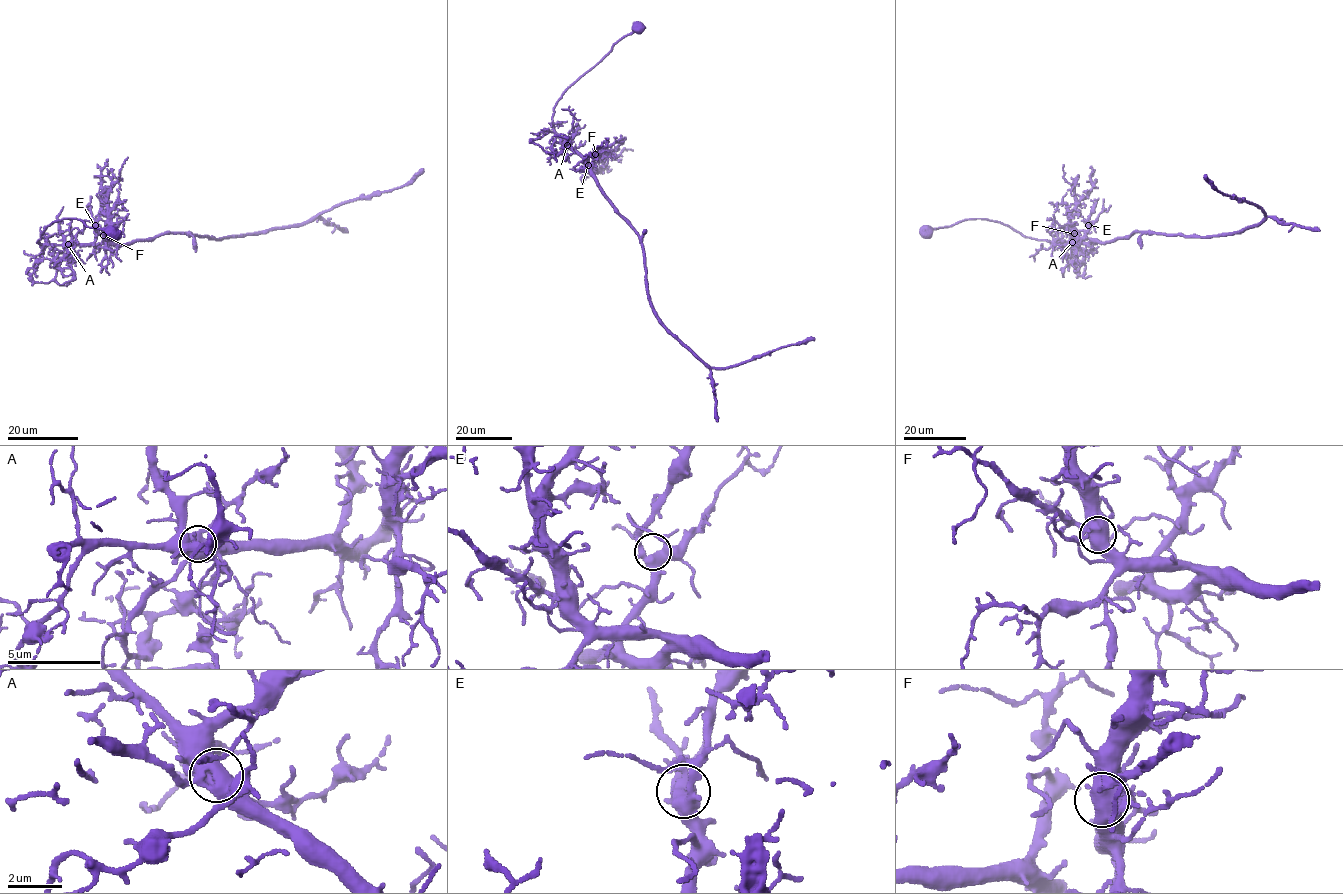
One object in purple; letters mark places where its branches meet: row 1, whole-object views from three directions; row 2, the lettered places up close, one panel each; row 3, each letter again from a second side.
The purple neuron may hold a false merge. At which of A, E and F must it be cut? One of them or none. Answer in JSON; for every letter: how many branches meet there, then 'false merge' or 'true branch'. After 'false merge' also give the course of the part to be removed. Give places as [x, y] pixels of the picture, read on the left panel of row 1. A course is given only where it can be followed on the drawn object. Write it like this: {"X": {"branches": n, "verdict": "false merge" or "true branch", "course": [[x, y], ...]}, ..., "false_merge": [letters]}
{"A": {"branches": 4, "verdict": "false merge", "course": [[68, 244], [72, 248], [61, 258], [56, 275], [49, 282], [36, 282], [32, 277], [33, 266], [40, 261]]}, "E": {"branches": 4, "verdict": "true branch"}, "F": {"branches": 4, "verdict": "true branch"}, "false_merge": ["A"]}

